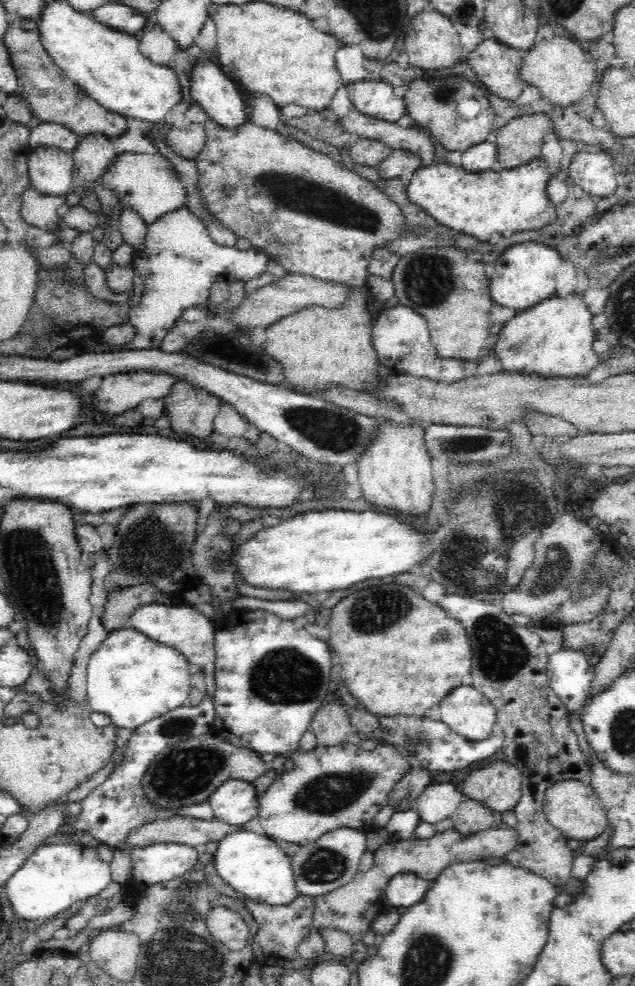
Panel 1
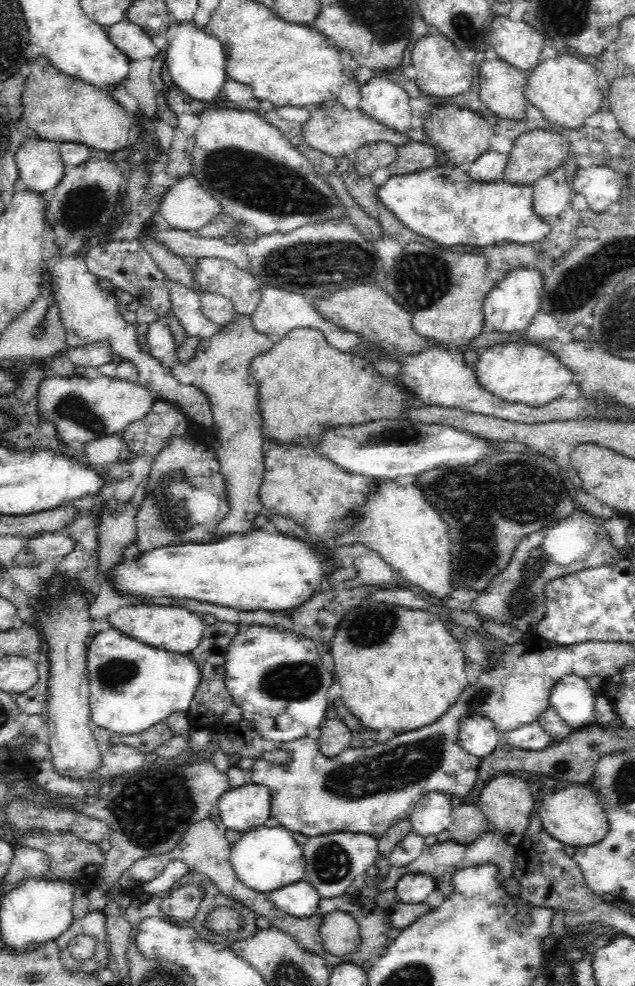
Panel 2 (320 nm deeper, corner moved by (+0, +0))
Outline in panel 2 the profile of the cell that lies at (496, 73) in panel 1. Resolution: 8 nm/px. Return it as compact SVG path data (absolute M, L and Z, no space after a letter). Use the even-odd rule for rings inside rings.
M499 58L493 61L486 59L480 64L479 98L501 119L520 120L526 116L526 83L524 71Z

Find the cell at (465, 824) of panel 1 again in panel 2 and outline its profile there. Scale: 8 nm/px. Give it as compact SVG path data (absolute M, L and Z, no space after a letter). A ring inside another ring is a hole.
M468 803L453 809L451 824L447 831L451 841L460 845L468 845L490 829L490 822L481 809Z

